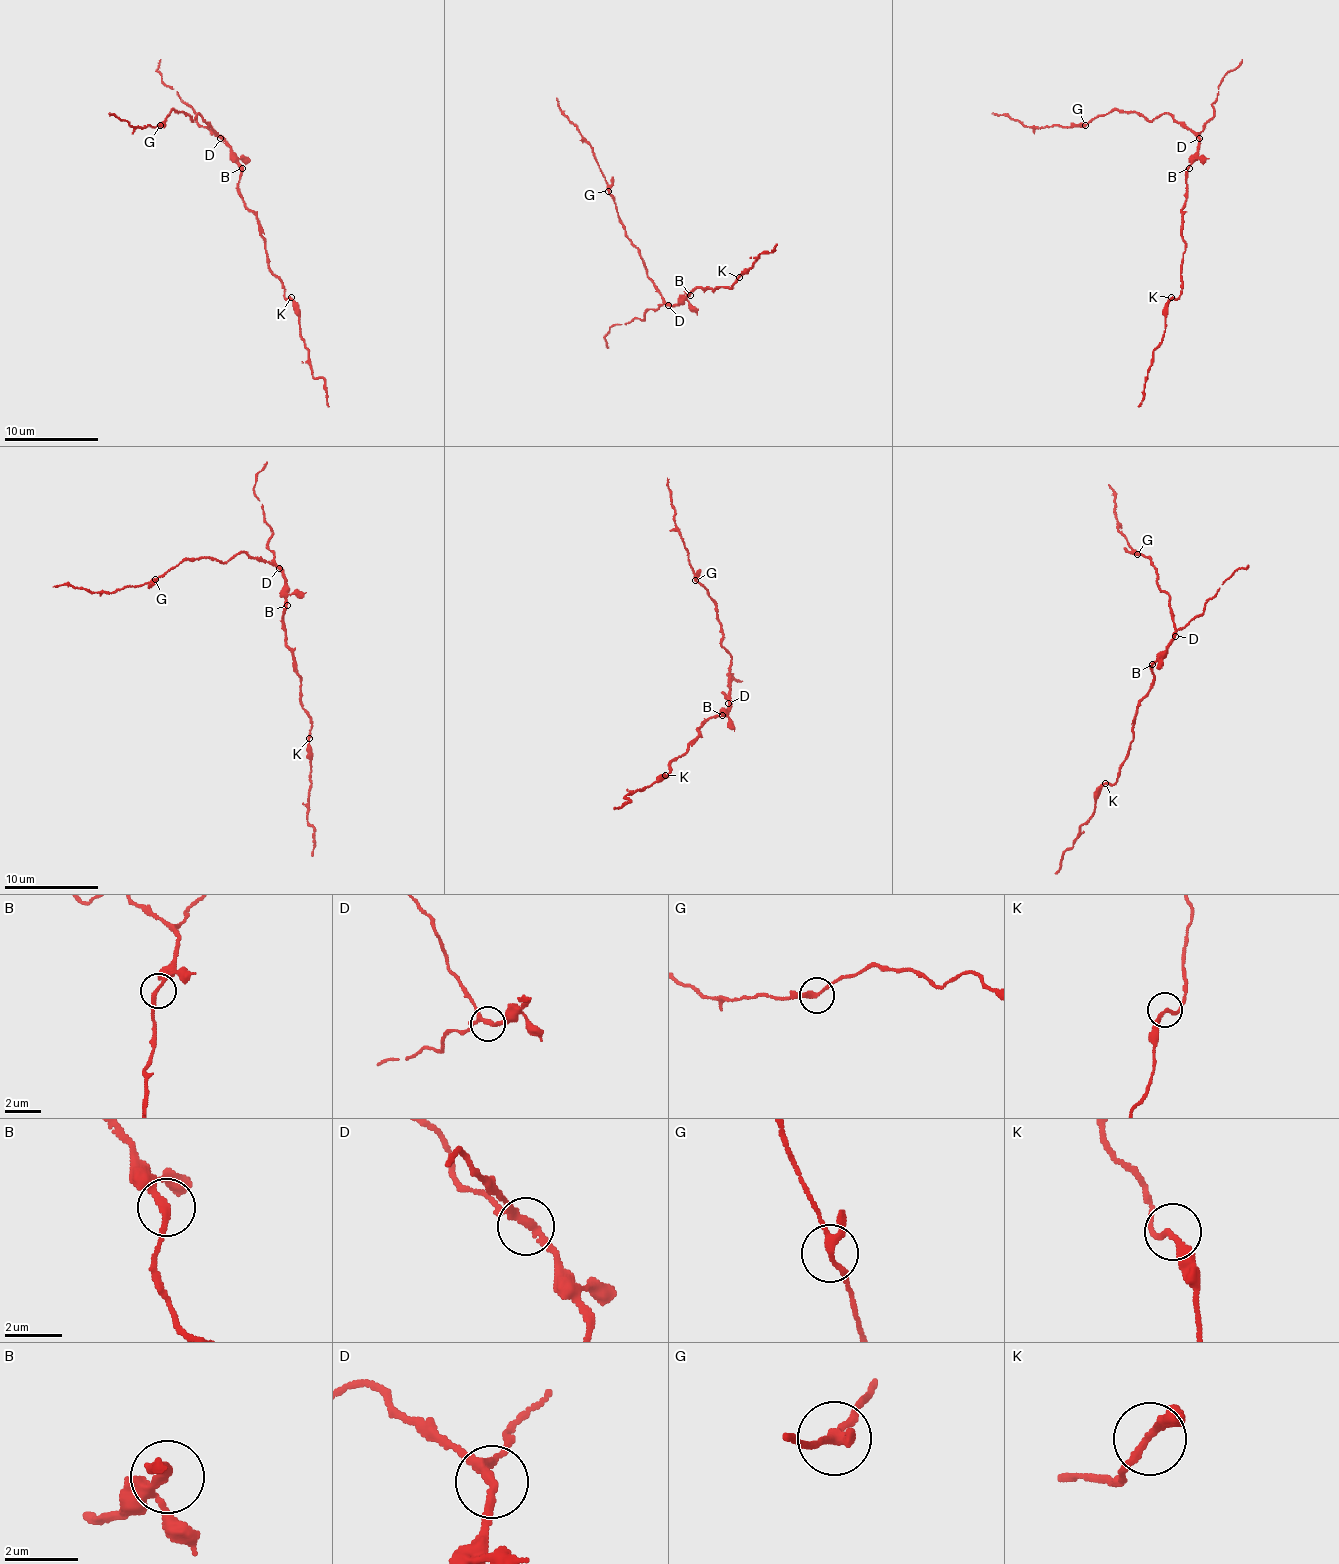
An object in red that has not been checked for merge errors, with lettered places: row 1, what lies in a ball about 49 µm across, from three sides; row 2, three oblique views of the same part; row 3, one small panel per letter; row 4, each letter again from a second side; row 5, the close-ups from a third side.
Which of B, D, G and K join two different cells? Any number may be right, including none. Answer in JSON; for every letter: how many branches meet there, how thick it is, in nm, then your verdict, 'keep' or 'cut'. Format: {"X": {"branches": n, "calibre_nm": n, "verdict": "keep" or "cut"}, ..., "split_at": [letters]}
{"B": {"branches": 2, "calibre_nm": 200, "verdict": "keep"}, "D": {"branches": 3, "calibre_nm": 220, "verdict": "keep"}, "G": {"branches": 3, "calibre_nm": 220, "verdict": "keep"}, "K": {"branches": 2, "calibre_nm": 200, "verdict": "keep"}, "split_at": []}

